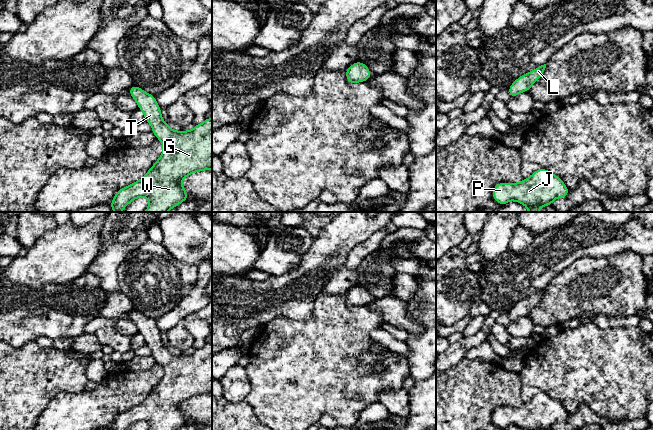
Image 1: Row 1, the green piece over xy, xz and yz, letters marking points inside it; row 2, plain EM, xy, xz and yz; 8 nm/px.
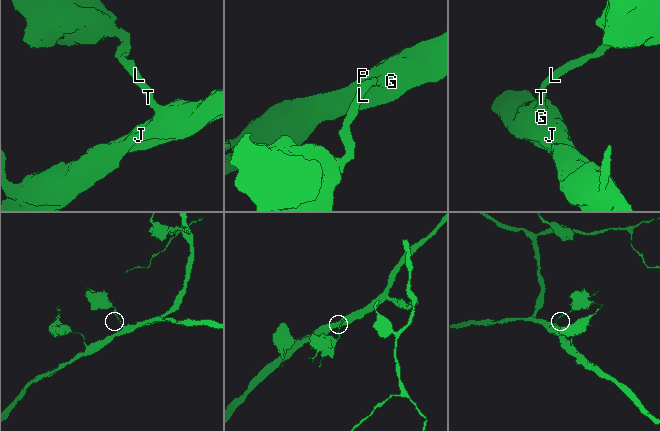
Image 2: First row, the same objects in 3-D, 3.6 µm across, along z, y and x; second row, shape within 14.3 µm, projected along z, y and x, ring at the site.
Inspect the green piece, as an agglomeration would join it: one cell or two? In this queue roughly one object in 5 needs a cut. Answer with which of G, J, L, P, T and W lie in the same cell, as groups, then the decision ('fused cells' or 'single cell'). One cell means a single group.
G J L P T W; single cell

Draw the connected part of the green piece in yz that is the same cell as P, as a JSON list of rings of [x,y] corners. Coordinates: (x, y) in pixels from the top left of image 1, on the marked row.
[[[540,168],[520,183],[496,184],[492,195],[500,205],[514,200],[525,205],[528,212],[539,212],[541,206],[551,206],[554,199],[567,197],[568,193],[561,178]]]

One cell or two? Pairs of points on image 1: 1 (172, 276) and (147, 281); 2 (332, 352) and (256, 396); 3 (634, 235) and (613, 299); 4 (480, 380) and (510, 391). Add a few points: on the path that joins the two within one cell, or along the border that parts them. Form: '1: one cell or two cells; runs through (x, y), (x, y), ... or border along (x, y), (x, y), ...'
1: one cell; runs through (166, 281), (153, 281)
2: one cell; runs through (313, 364), (288, 378), (275, 391)
3: two cells; border along (641, 255), (630, 251), (619, 251), (606, 256)
4: one cell; runs through (487, 385), (503, 388)

